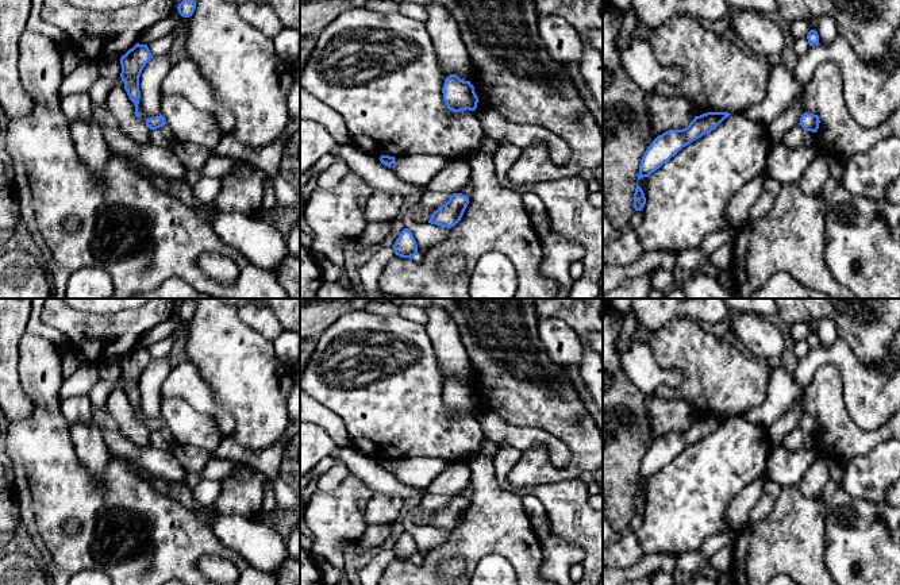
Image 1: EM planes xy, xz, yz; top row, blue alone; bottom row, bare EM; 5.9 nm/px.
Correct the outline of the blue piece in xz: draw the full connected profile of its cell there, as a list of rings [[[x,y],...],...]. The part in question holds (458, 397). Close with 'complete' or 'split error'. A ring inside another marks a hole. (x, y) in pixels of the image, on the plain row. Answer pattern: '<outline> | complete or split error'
[[[450,377],[445,381],[442,390],[443,403],[447,411],[453,415],[474,413],[478,400],[470,384],[461,382],[457,377]]] | complete

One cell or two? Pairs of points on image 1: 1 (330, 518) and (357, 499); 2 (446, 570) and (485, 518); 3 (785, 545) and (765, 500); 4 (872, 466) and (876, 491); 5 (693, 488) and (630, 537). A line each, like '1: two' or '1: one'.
1: one
2: two
3: two
4: one
5: two

